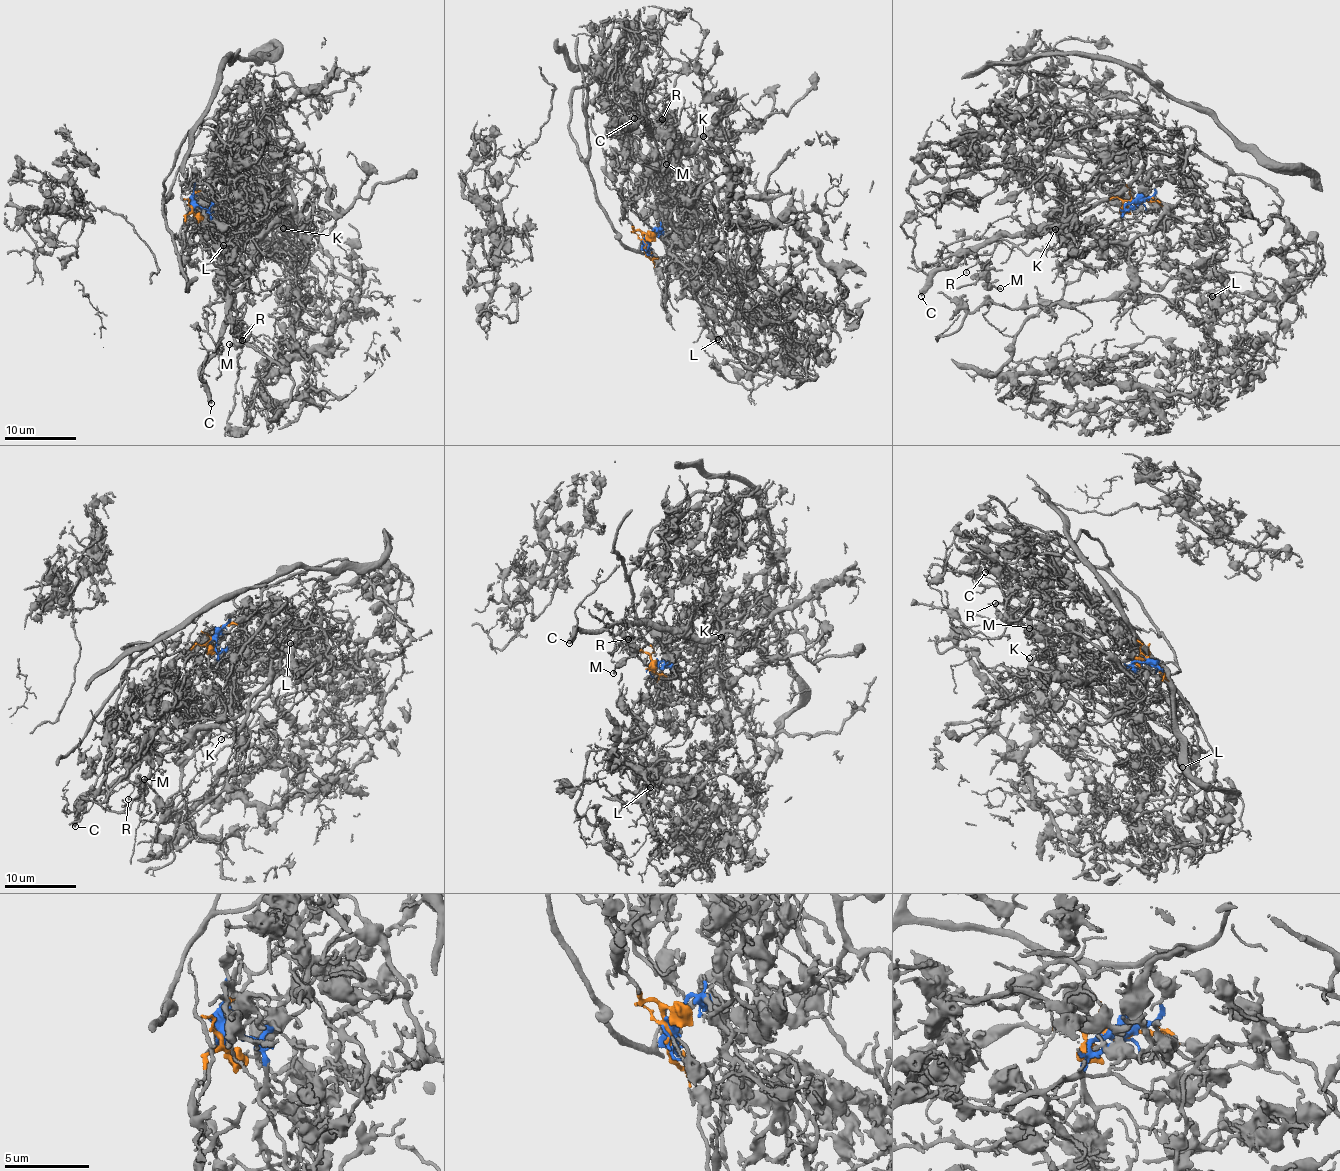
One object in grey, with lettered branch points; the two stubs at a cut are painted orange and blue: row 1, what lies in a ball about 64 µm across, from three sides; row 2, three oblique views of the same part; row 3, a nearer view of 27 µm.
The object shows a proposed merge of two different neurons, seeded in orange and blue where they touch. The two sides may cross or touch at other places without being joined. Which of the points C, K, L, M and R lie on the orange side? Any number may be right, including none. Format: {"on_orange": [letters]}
{"on_orange": ["C", "K", "M", "R"]}

